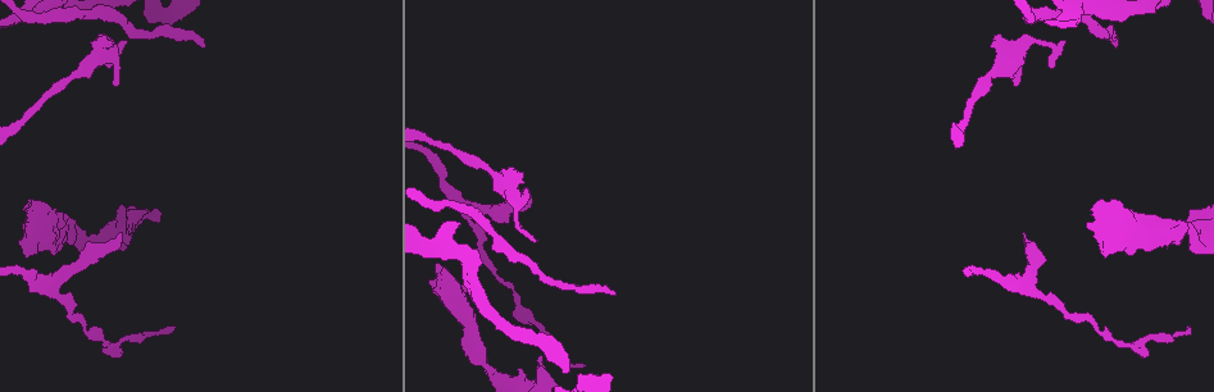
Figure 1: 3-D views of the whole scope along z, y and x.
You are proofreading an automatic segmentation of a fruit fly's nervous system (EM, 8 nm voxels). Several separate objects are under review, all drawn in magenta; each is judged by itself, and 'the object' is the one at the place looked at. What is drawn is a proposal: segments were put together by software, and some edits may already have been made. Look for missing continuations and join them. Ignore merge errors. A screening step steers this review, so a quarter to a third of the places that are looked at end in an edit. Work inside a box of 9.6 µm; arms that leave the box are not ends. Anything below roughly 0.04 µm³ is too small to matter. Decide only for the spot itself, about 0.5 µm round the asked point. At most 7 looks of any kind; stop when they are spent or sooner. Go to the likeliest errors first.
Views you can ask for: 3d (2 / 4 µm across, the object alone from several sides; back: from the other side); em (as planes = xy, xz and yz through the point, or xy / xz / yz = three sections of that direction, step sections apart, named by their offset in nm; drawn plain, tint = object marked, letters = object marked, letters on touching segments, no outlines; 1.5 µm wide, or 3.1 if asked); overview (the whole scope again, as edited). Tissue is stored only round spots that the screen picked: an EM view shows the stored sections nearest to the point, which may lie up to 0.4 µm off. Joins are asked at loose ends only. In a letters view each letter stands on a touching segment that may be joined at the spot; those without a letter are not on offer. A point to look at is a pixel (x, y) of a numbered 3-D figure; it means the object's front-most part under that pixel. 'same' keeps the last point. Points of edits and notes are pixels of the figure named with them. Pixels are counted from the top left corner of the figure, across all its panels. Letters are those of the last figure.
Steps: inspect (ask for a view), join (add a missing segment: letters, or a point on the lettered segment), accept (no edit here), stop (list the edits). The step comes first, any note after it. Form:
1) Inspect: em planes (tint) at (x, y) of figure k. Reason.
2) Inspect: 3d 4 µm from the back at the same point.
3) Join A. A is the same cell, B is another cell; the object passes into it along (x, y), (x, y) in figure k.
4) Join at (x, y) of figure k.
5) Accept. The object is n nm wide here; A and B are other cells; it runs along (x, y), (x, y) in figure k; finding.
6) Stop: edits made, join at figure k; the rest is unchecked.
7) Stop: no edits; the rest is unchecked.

Inspect: 3d 2 µm from the back at (615, 293) of figure 1. An open end.

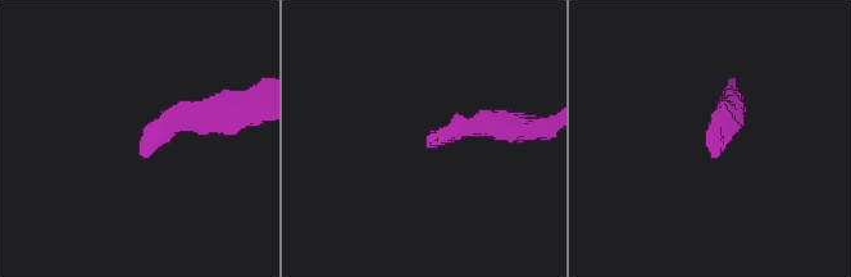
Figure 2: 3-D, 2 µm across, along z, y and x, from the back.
Inspect: em planes (tint) at (430, 138) of figure 2. Shape alone is not enough.

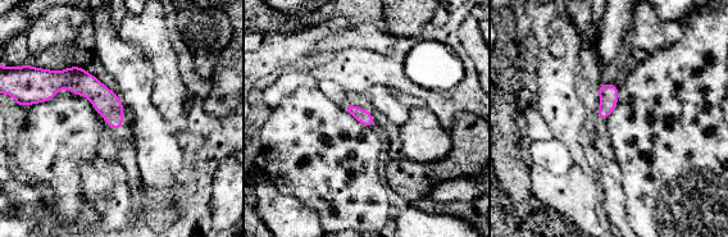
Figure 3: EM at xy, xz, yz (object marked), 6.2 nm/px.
Inspect: em planes (letters) at the same point.

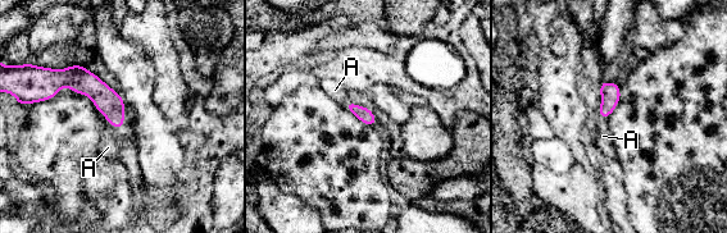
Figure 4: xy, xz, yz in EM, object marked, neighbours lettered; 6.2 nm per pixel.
Join A. A is the same cell; the object passes into it along (109, 103), (113, 126), (108, 147) in figure 4; the neuron continues.

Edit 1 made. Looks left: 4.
Inspect: 3d 2 µm at (120, 233) of figure 1. Branch stops here.

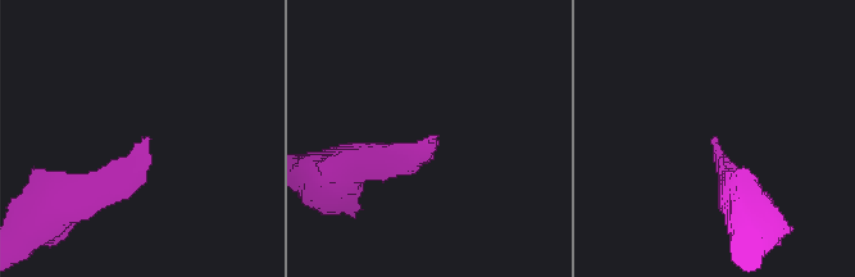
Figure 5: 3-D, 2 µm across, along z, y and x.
Inspect: em yz step 4 (tint) at (149, 143) of figure 5.

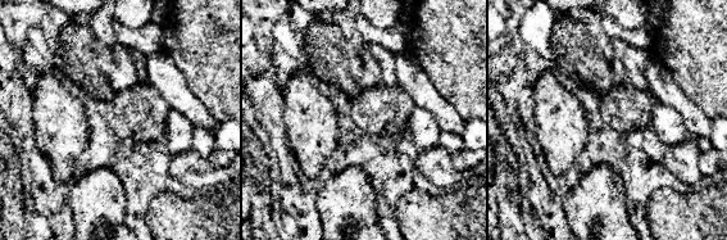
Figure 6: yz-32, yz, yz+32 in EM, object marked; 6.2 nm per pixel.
Inspect: em planes (letters) at the same point. Cut it another way.

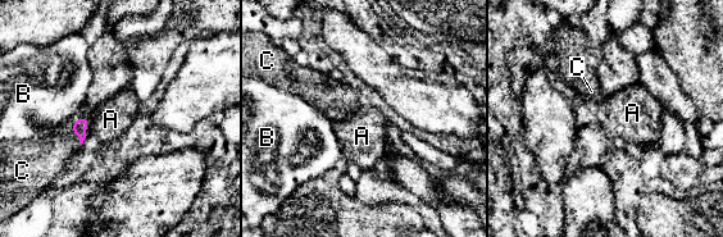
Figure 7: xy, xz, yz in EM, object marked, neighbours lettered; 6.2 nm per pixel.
Accept. A, B and C are other cells; none of them fits.

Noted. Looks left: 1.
Stop: edits made, join at figure 4; the rest is unchecked.

